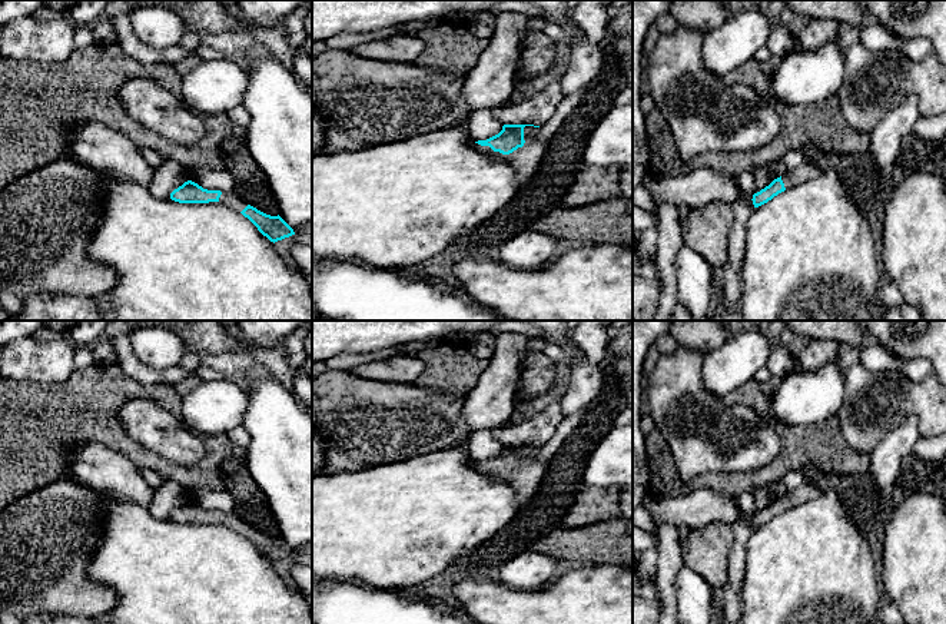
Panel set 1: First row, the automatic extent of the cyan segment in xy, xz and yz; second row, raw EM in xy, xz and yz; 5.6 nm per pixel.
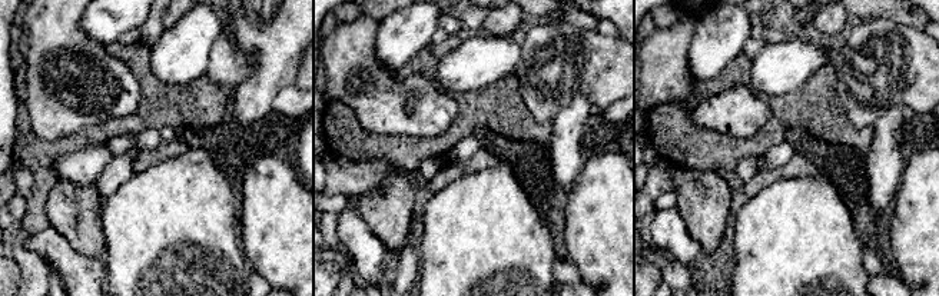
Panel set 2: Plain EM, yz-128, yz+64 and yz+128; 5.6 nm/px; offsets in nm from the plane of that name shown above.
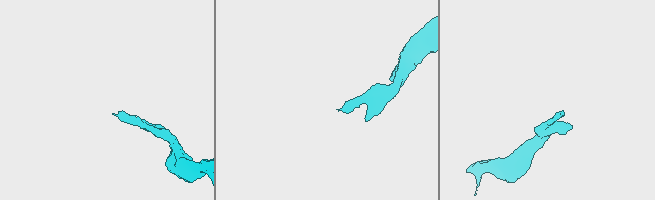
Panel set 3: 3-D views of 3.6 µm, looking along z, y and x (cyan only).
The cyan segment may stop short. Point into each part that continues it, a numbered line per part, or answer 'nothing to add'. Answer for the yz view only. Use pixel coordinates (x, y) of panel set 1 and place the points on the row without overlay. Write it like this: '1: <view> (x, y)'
1: yz (806, 491)

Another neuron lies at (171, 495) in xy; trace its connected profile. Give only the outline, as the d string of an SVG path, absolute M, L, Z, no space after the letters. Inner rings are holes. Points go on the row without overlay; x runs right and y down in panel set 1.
M165 481L155 489L149 511L157 518L170 520L170 514L187 501L190 501L190 494L182 485L176 481Z

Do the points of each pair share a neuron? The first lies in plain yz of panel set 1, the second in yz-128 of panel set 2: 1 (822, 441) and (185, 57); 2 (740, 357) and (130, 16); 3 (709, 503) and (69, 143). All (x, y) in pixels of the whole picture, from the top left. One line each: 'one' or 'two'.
1: two
2: one
3: two

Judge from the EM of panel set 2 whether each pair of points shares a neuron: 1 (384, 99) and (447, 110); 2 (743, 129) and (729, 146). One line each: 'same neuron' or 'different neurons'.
1: same neuron
2: different neurons

